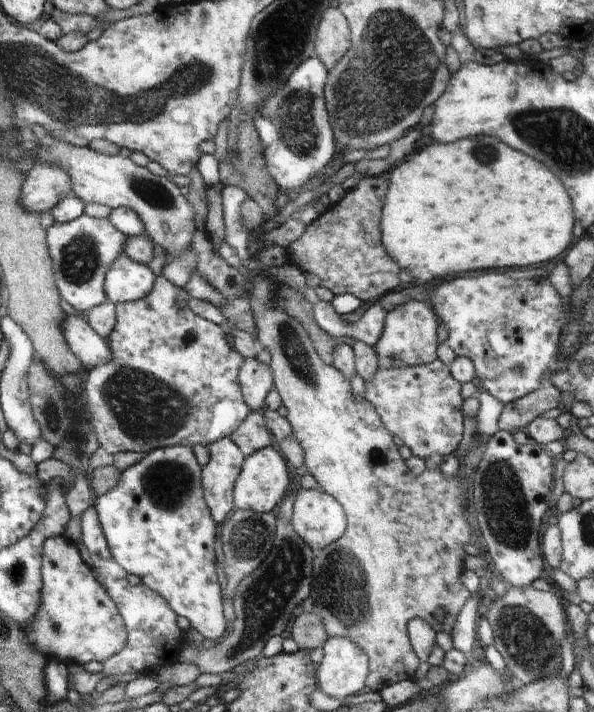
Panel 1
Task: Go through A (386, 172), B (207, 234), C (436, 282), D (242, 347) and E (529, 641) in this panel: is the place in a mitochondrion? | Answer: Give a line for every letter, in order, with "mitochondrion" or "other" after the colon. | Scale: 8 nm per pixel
A: other
B: other
C: other
D: other
E: mitochondrion

